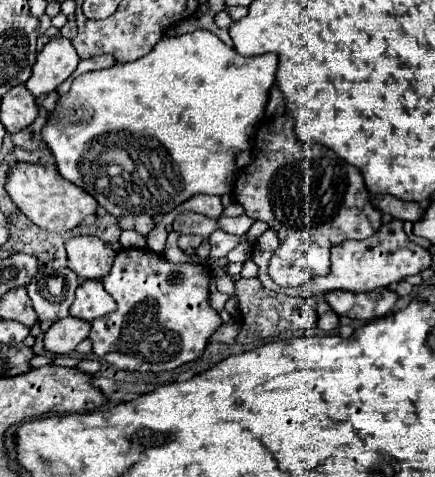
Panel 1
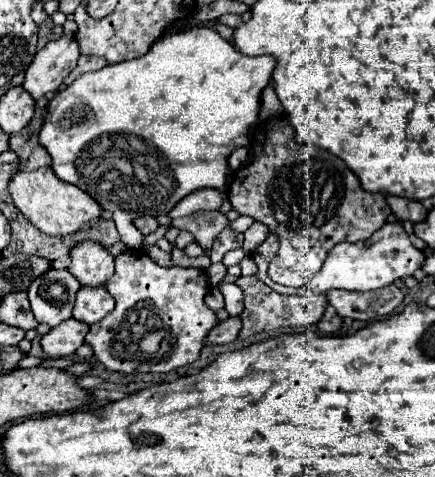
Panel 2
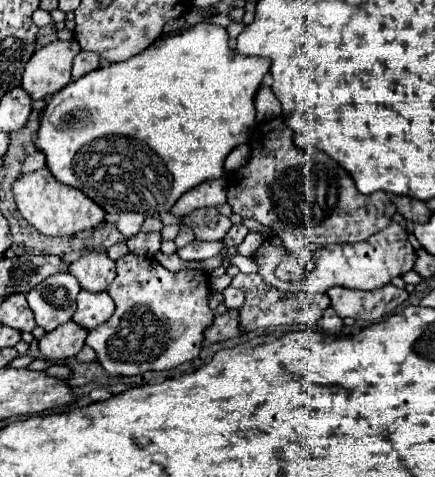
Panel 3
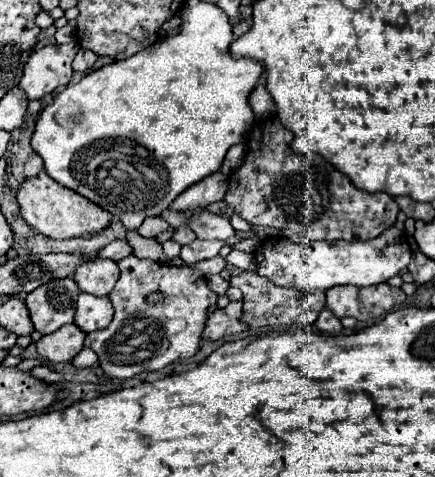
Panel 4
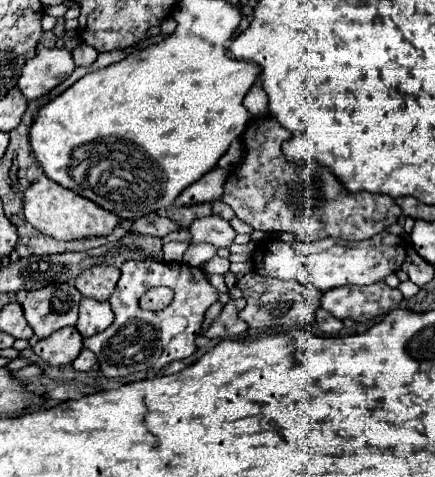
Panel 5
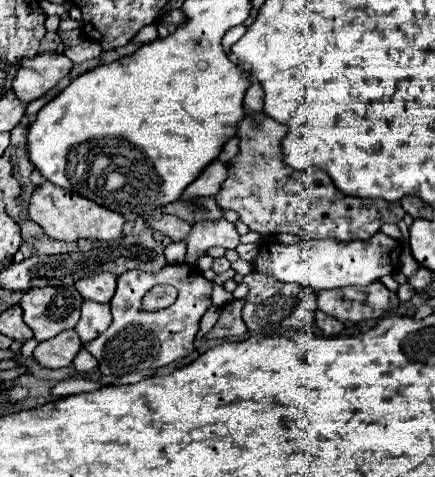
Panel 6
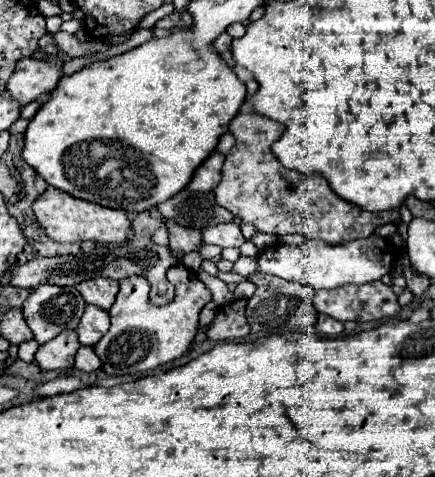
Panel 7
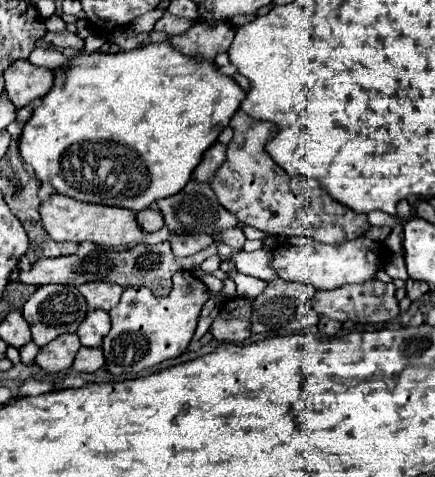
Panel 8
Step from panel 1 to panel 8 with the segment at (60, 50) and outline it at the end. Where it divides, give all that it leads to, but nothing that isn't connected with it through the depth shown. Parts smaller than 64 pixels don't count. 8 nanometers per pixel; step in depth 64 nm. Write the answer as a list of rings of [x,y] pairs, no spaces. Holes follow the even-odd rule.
[[[16,60],[10,64],[8,72],[4,72],[8,98],[16,108],[24,108],[32,100],[42,98],[54,84],[52,70],[38,68],[28,60]]]

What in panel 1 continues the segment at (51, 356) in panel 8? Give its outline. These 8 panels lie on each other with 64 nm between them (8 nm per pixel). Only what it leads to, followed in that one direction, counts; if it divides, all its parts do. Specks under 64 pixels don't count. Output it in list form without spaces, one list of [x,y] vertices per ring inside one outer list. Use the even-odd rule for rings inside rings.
[[[68,316],[50,326],[50,330],[44,334],[44,348],[56,356],[72,354],[74,348],[88,336],[88,332],[90,322]]]

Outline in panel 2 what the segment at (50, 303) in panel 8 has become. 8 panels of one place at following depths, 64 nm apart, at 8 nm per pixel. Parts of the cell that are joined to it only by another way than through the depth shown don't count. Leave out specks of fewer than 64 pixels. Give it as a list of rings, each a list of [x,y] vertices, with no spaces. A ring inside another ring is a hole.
[[[50,270],[28,288],[28,300],[38,322],[50,328],[72,318],[74,298],[80,282],[68,270]]]

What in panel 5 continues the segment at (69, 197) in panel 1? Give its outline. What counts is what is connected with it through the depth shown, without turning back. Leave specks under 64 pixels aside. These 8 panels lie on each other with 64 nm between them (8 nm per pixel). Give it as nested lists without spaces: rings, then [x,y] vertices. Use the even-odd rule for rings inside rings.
[[[40,176],[24,194],[24,214],[26,220],[38,228],[42,234],[48,234],[56,240],[82,240],[82,238],[98,238],[110,236],[114,228],[120,224],[120,218],[98,204],[90,202],[88,198],[58,186],[56,182]]]

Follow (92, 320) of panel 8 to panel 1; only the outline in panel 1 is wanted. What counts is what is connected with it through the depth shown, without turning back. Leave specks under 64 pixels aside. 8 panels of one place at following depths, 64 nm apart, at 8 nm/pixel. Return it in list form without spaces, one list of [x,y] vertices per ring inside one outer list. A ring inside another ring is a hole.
[[[86,280],[76,290],[76,300],[70,308],[70,316],[92,322],[114,310],[116,310],[116,304],[114,304],[112,296],[108,296],[108,292],[104,290],[102,282]]]

